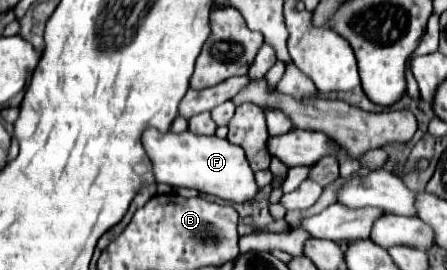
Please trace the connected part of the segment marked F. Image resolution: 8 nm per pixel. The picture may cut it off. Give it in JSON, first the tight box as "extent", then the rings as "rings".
{"extent":[141,128,259,202],"rings":[[[149,128],[145,130],[141,142],[153,164],[157,182],[173,188],[195,188],[201,194],[211,194],[231,202],[247,202],[259,190],[241,146],[229,144],[229,140],[221,140],[217,136],[199,136],[189,130],[179,134],[169,130],[161,134],[159,130]]]}

